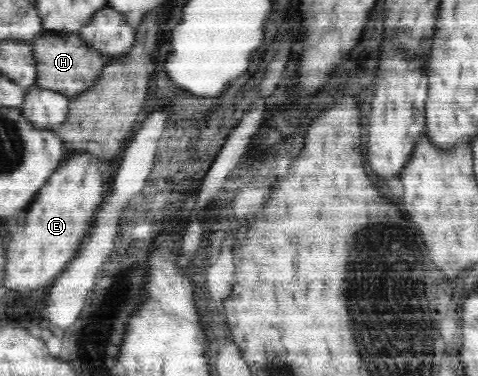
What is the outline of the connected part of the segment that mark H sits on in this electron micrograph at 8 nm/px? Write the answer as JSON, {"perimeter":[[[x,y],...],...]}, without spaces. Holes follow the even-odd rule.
{"perimeter":[[[76,32],[53,33],[53,35],[49,33],[45,37],[43,35],[45,33],[31,41],[36,61],[36,84],[41,89],[51,89],[63,95],[79,95],[96,84],[95,81],[99,79],[107,62],[101,52],[90,49]],[[57,35],[63,35],[63,37],[57,37]]]}

